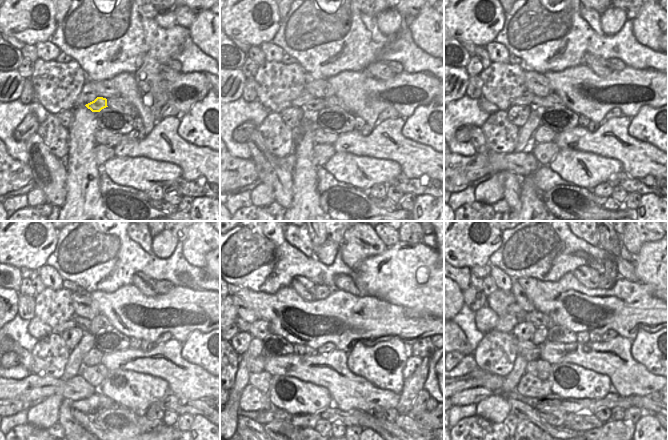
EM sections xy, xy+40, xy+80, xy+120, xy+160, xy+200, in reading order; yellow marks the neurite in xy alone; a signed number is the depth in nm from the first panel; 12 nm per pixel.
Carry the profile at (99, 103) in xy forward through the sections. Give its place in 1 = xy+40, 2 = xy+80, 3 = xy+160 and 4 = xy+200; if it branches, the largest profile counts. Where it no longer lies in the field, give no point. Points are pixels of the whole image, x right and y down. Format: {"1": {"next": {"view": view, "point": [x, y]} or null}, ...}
{"1": {"next": {"view": "xy+40", "point": [315, 105]}}, "2": {"next": {"view": "xy+80", "point": [537, 103]}}, "3": {"next": {"view": "xy+160", "point": [301, 319]}}, "4": {"next": {"view": "xy+200", "point": [514, 309]}}}

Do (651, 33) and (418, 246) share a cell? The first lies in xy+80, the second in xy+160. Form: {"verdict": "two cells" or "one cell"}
{"verdict": "one cell"}

